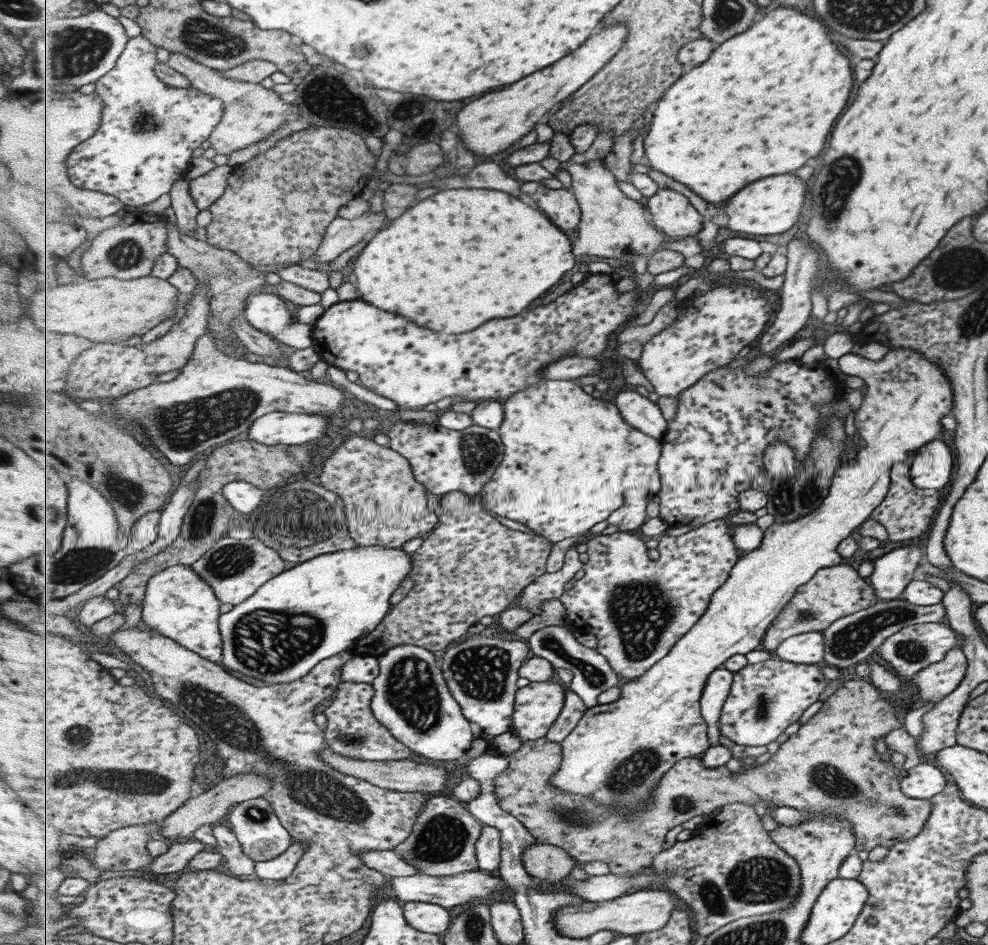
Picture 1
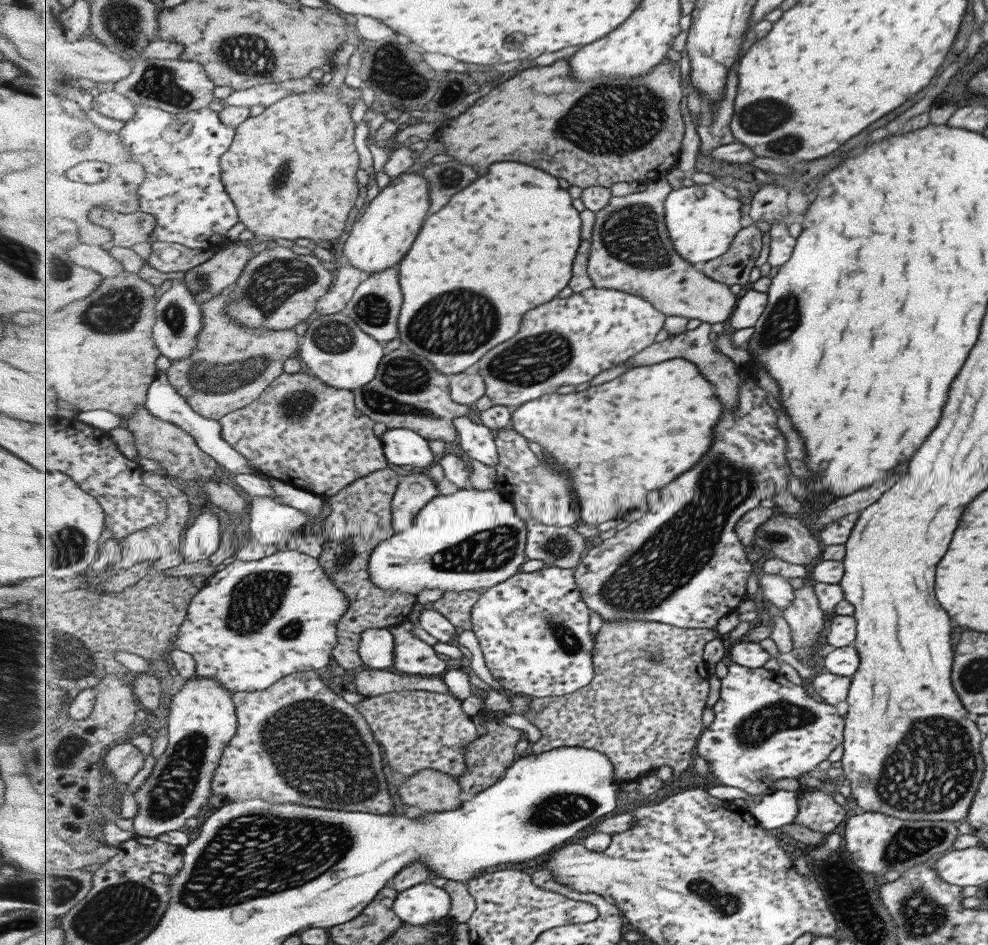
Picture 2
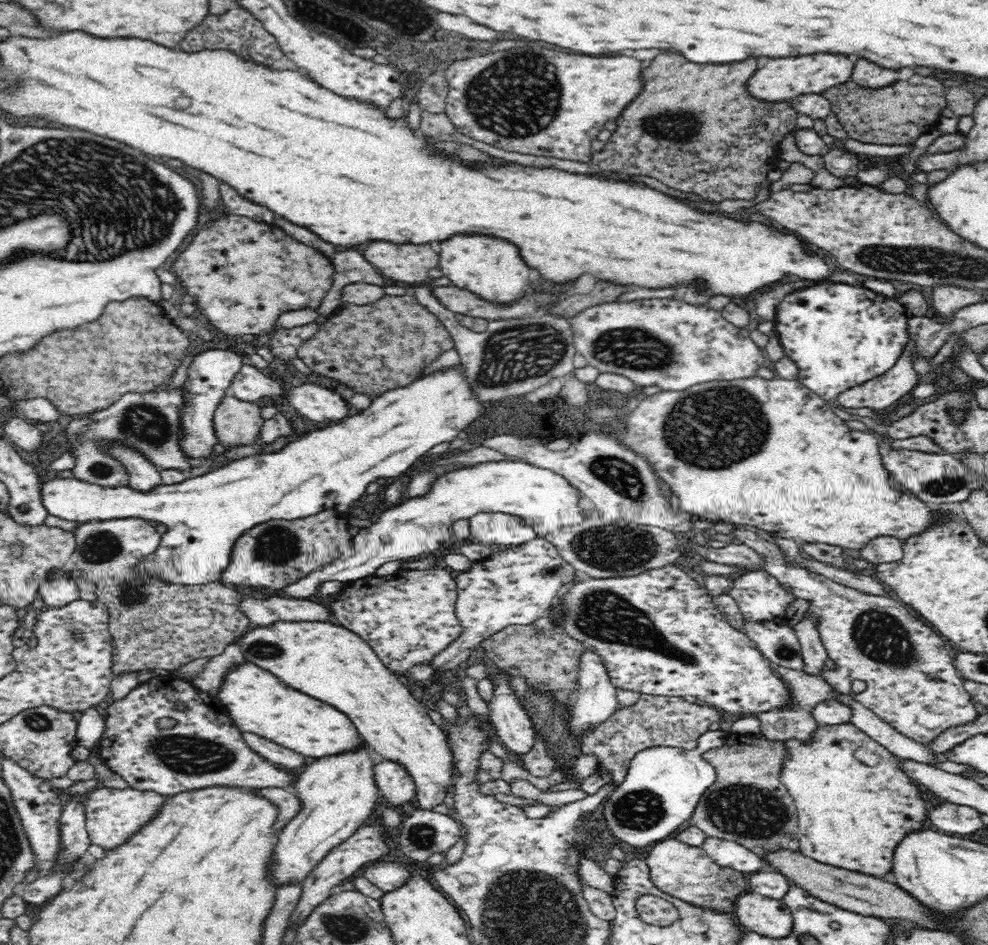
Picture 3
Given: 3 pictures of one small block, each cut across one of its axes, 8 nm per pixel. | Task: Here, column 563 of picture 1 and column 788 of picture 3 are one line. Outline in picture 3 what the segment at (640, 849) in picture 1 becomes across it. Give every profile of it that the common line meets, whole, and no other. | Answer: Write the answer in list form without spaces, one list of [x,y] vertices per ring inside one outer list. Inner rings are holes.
[[[760,732],[755,735],[730,733],[726,744],[704,752],[702,756],[715,769],[717,778],[704,792],[689,824],[703,830],[708,837],[736,841],[760,856],[778,847],[799,850],[797,809],[791,794],[781,781],[789,753],[787,748],[786,742],[766,739]]]

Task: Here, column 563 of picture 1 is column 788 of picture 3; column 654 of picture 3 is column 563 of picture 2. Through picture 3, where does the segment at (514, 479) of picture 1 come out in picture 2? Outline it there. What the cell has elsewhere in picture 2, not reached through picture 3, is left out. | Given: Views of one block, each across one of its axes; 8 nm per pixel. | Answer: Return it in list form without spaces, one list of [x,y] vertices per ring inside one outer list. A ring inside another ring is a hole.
[[[672,358],[671,360],[661,362],[661,364],[633,366],[633,368],[629,369],[627,374],[623,374],[621,378],[617,378],[617,380],[613,380],[613,382],[607,382],[607,384],[601,384],[601,386],[593,386],[593,388],[589,388],[589,390],[585,390],[585,392],[575,392],[575,394],[552,393],[542,398],[537,398],[535,401],[527,402],[514,409],[512,428],[523,435],[527,440],[531,442],[536,441],[545,449],[545,452],[551,454],[552,458],[550,460],[553,460],[553,462],[560,467],[560,470],[564,470],[572,482],[575,496],[580,502],[579,510],[581,522],[598,525],[613,520],[613,514],[615,514],[615,518],[623,518],[627,512],[639,508],[640,505],[646,505],[649,492],[667,486],[667,484],[673,482],[679,474],[691,470],[691,468],[706,455],[707,450],[711,448],[711,444],[713,444],[713,428],[715,428],[719,420],[721,420],[721,412],[723,412],[723,409],[724,406],[716,394],[716,387],[698,370],[698,366],[686,358]]]

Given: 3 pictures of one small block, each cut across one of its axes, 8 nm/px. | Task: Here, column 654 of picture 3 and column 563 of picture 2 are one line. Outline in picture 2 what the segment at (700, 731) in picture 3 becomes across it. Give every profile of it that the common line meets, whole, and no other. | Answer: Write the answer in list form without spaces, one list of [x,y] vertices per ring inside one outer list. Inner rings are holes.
[[[650,620],[605,621],[595,637],[595,676],[590,685],[563,697],[533,698],[530,711],[525,717],[540,730],[541,737],[537,742],[530,744],[532,754],[541,755],[545,752],[549,752],[549,750],[563,748],[563,746],[579,746],[581,748],[599,750],[599,752],[603,752],[603,754],[611,758],[611,762],[613,762],[615,768],[615,779],[623,779],[625,782],[641,780],[649,774],[653,774],[658,768],[661,768],[661,766],[671,768],[673,774],[679,776],[688,766],[693,765],[694,756],[698,750],[699,738],[702,737],[703,731],[706,728],[705,724],[703,724],[703,710],[705,710],[707,698],[709,698],[709,675],[711,670],[710,665],[707,665],[707,662],[703,660],[703,648],[705,648],[707,642],[711,642],[711,640],[715,640],[715,638],[720,638],[719,632],[717,632],[716,629],[707,628],[684,629]]]

